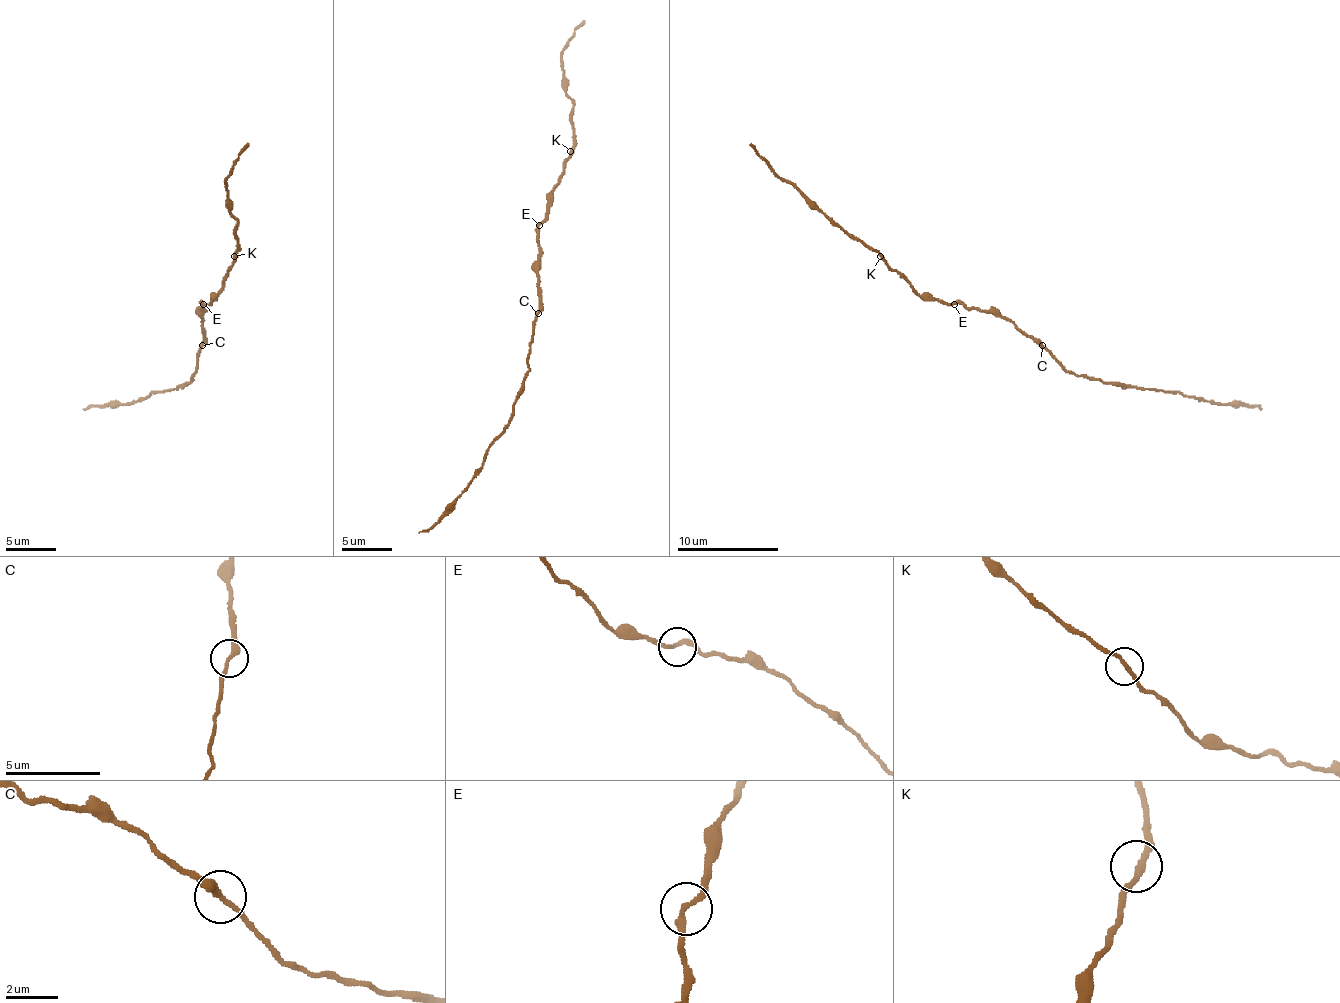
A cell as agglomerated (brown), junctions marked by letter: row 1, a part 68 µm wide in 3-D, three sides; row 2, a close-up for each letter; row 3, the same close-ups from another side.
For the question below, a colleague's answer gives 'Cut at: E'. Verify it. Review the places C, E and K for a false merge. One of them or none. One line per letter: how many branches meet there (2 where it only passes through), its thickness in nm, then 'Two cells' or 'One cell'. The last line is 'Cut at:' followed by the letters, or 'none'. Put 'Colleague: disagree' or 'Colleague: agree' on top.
Colleague: disagree
C: Branches: 2. Thickness 260 nm. One cell
E: Branches: 2. Thickness 220 nm. One cell
K: Branches: 2. Thickness 220 nm. One cell
Cut at: none

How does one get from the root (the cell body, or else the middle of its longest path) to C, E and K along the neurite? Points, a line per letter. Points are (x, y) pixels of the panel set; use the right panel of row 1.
C: (1004, 317), (1042, 345)
E: (1004, 317), (954, 304)
K: (1004, 317), (966, 309), (956, 302), (944, 304), (936, 299), (923, 299), (880, 256)

